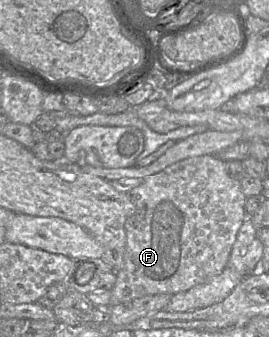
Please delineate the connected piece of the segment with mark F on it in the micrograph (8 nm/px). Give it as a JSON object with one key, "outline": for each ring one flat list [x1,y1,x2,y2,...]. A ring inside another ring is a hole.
{"outline":[[203,155,190,157,176,162,164,170,147,176,141,183,129,192,131,202,134,204,134,213,125,222,126,248,123,267,116,273,116,282,111,290,110,307,144,297,167,293,175,295,187,291,195,286,204,284,219,275,228,265,229,257,236,241,238,231,245,221,244,206,246,196,240,189,240,182,230,177,226,170,226,162,220,160,216,155]]}

